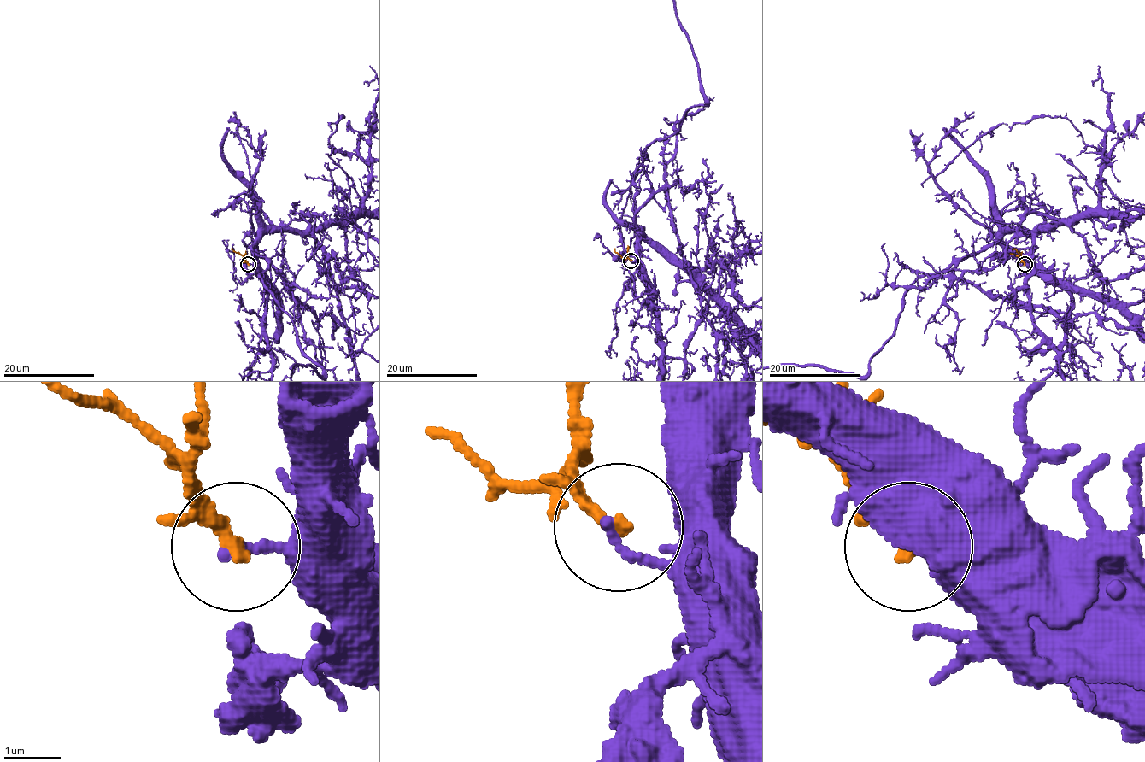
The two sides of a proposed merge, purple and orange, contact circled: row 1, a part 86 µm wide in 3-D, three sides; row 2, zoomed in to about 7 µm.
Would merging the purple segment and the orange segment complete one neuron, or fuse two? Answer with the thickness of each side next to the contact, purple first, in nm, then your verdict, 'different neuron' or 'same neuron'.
170 nm thick on the purple side, 240 nm on the other; different neuron

